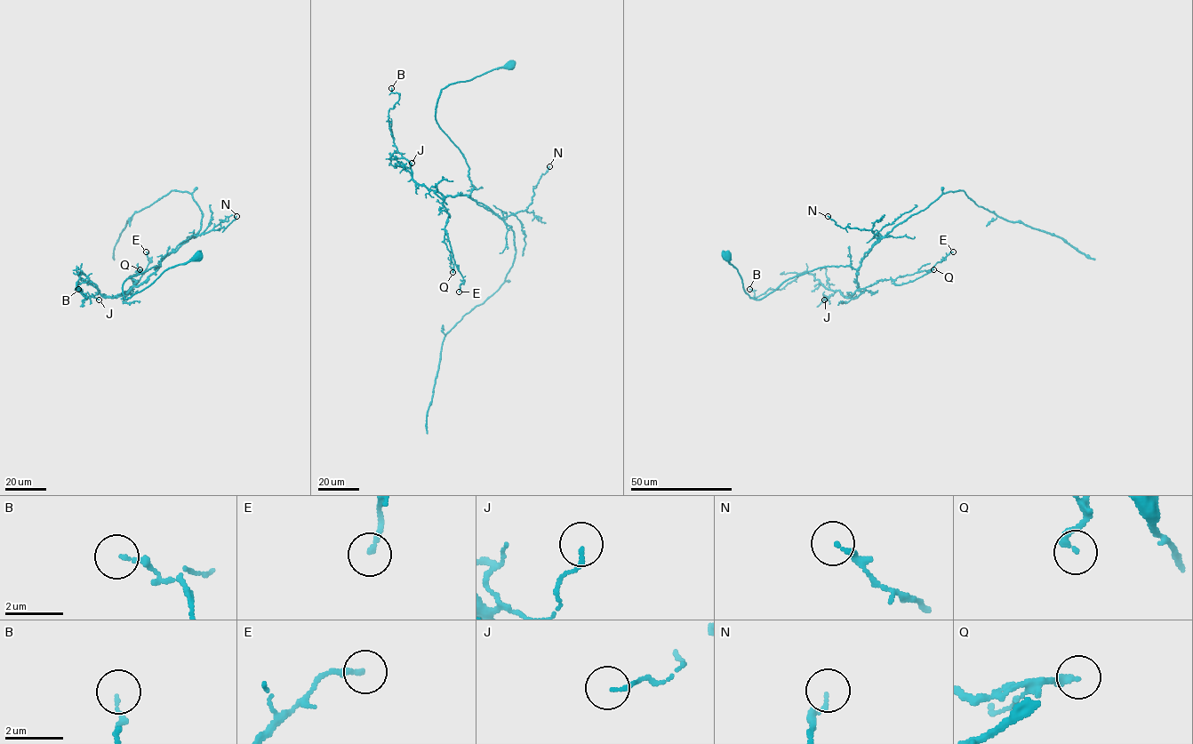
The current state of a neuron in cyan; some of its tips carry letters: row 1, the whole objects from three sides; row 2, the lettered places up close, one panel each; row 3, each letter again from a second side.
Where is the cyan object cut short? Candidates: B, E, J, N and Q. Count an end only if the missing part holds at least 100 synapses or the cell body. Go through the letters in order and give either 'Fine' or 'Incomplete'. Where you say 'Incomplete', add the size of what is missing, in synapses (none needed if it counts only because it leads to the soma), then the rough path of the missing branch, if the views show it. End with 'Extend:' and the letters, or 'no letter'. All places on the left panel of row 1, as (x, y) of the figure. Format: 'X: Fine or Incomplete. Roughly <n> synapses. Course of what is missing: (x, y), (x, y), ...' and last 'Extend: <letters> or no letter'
B: Fine
E: Fine
J: Fine
N: Fine
Q: Fine
Extend: no letter

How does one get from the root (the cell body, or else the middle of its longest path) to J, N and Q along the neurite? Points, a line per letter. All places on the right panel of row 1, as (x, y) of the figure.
J: (726, 256), (755, 300), (818, 268), (856, 270), (852, 295), (836, 291), (824, 300)
N: (726, 256), (744, 291), (755, 300), (818, 268), (856, 269), (878, 235), (842, 228), (828, 216)
Q: (726, 256), (744, 291), (755, 300), (820, 268), (851, 266), (860, 289), (933, 269)

